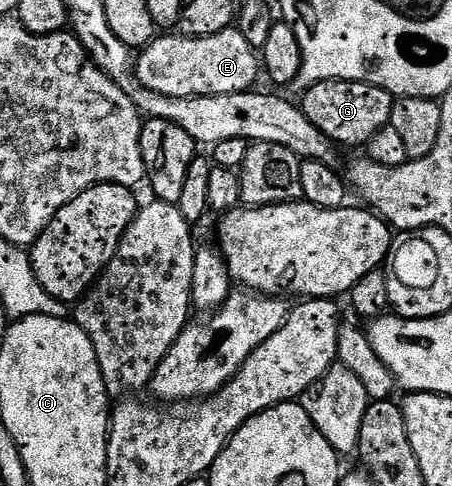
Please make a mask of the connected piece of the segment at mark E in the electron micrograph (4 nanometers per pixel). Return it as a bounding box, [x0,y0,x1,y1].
[133,26,261,99]

